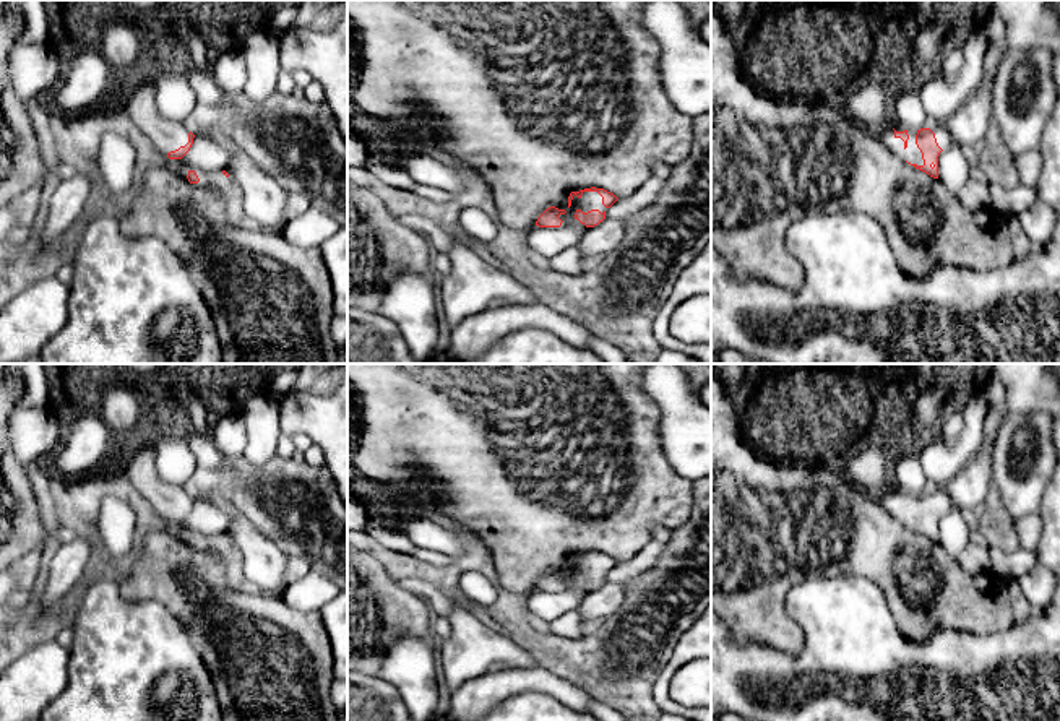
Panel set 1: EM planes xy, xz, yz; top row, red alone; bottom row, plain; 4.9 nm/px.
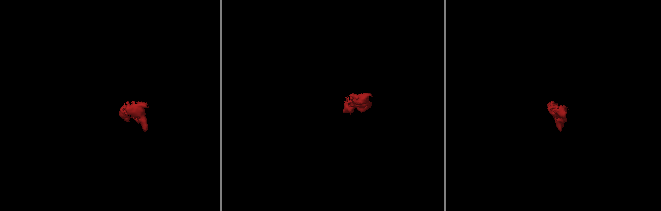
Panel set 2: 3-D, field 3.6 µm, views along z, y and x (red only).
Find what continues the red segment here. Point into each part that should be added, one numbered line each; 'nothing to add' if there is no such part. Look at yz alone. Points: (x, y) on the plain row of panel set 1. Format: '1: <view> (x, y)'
1: yz (942, 499)
2: yz (913, 518)

